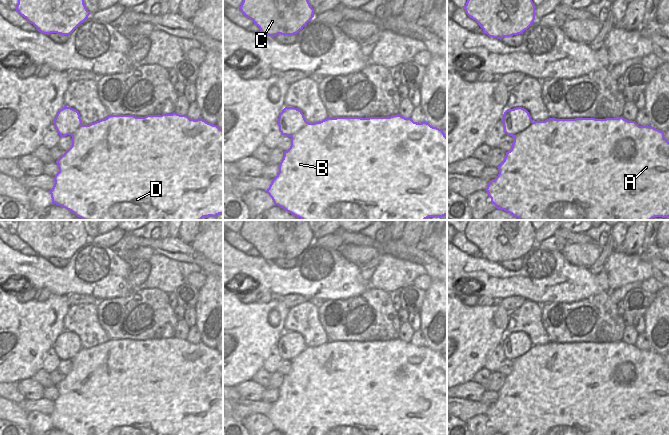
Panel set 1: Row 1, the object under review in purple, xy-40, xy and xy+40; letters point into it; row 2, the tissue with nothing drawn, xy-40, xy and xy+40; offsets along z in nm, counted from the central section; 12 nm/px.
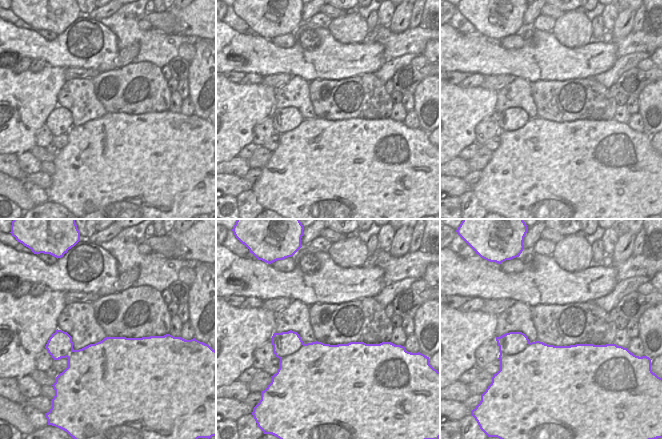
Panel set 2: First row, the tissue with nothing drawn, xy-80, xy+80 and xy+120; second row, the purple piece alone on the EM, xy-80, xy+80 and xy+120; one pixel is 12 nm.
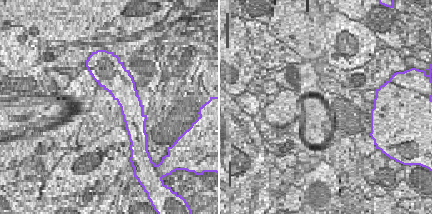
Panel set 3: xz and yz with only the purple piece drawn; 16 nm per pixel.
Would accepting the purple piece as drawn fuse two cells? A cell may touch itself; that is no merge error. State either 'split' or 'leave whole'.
split

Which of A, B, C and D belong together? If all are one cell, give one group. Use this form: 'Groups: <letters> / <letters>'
Groups: A B D / C.

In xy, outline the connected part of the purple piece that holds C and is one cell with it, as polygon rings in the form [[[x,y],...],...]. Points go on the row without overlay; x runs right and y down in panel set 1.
[[[244,220],[239,233],[259,251],[261,257],[271,261],[297,258],[314,241],[307,220]]]

